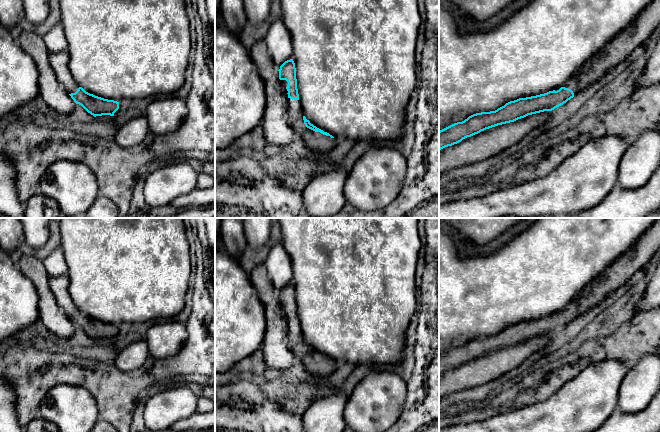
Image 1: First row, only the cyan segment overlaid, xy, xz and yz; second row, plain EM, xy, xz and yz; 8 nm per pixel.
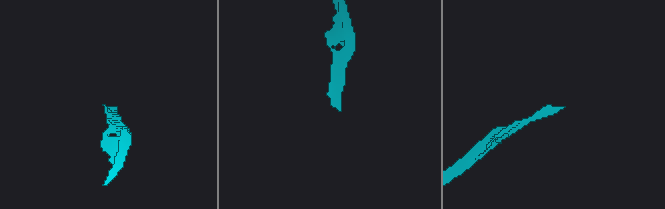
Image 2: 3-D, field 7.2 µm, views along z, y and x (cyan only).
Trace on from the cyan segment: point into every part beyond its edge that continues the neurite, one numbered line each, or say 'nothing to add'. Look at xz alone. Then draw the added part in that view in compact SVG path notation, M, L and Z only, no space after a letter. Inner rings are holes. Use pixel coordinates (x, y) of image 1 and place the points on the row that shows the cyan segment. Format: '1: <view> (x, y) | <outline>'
1: xz (320, 144) | M281 80L282 85L285 88L286 94L288 93L286 87L288 82L286 80ZM288 97L288 117L289 125L292 127L293 131L296 133L296 137L301 139L304 144L312 150L312 155L314 157L322 157L327 155L327 153L333 150L339 143L338 138L331 138L321 134L320 132L315 132L307 128L303 120L303 110L299 100L290 99Z

